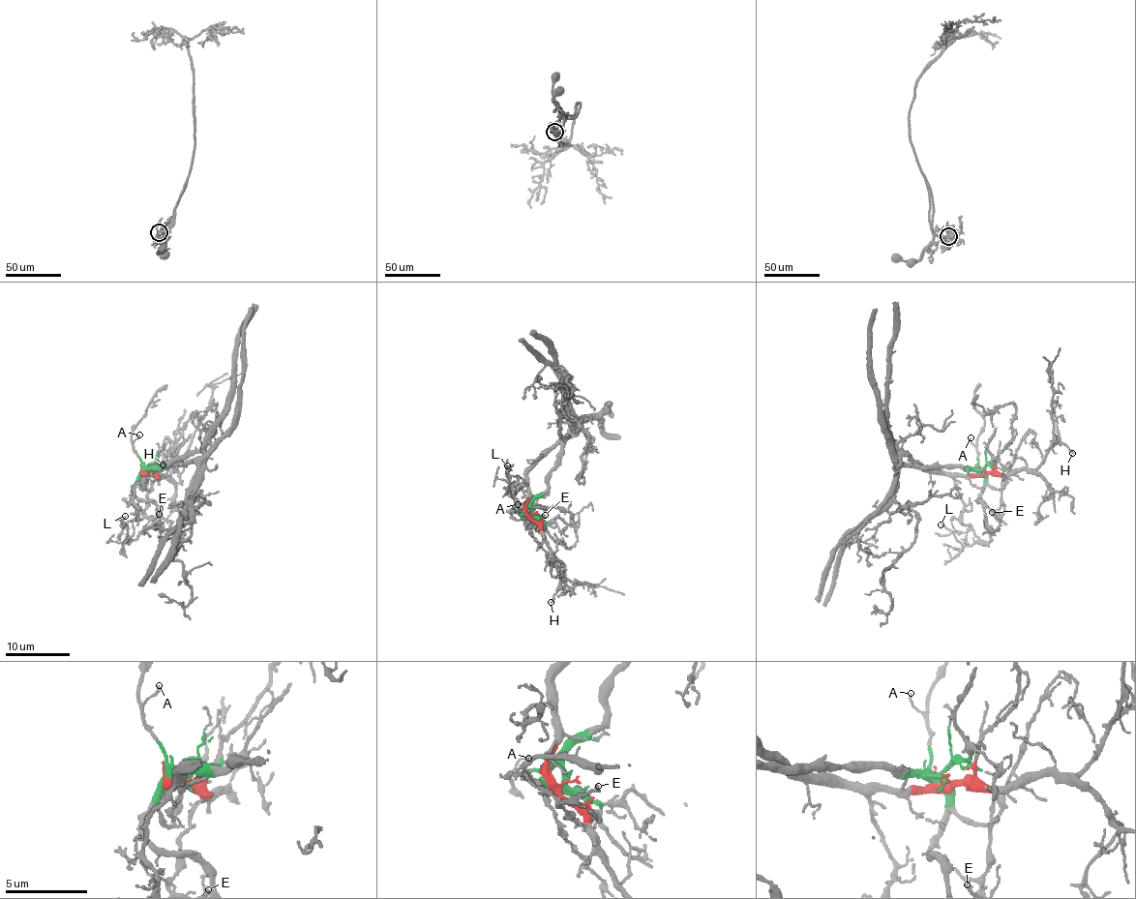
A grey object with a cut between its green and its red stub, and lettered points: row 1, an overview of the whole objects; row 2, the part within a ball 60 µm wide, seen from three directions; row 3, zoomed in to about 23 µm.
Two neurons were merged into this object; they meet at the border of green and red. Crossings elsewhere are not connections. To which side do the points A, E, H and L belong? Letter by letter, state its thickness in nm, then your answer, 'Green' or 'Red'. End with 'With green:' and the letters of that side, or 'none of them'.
A: Thickness 110 nm. Green
E: Thickness 150 nm. Red
H: Thickness 160 nm. Red
L: Thickness 100 nm. Red
With green: A

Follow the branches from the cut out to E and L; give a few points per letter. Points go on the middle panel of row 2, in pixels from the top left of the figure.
E: (532, 513), (530, 520), (539, 527), (537, 530), (532, 526), (532, 521), (545, 515)
L: (532, 513), (528, 515), (525, 510), (527, 487), (524, 483), (510, 494), (507, 465)

